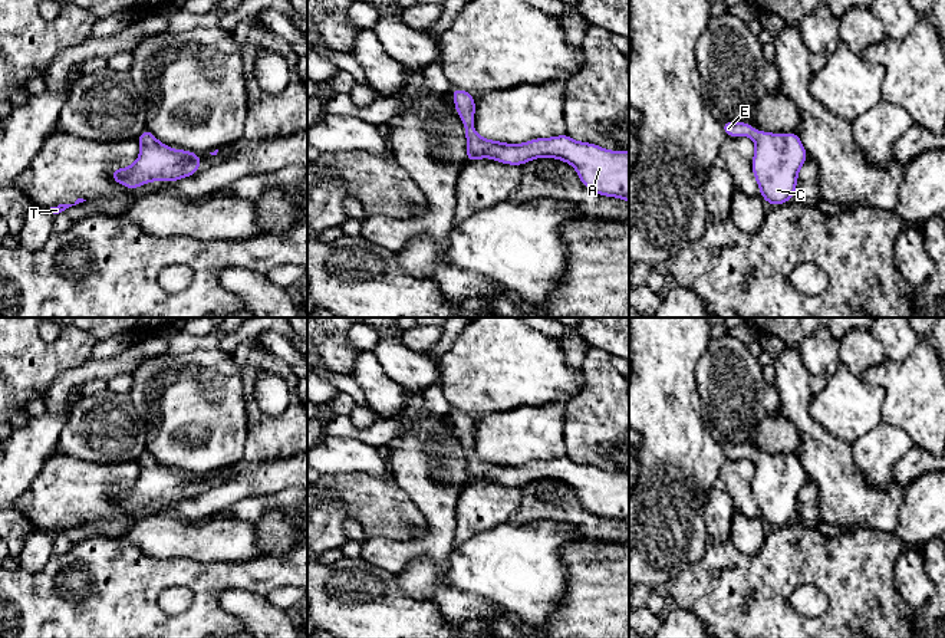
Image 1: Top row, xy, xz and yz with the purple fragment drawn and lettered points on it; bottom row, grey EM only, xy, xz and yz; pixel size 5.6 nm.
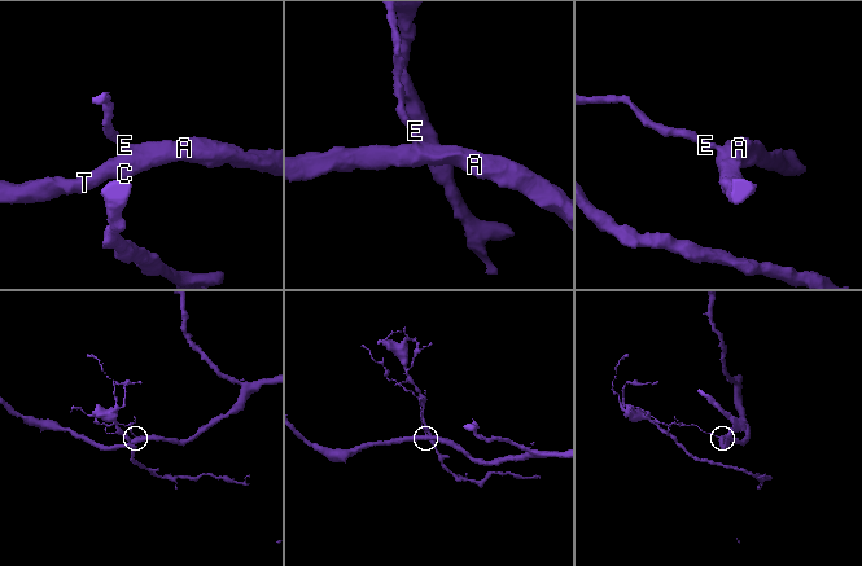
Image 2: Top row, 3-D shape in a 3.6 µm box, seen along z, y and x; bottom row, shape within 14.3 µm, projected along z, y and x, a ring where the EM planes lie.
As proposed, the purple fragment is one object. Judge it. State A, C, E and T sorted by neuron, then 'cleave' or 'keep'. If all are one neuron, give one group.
A C E T | keep

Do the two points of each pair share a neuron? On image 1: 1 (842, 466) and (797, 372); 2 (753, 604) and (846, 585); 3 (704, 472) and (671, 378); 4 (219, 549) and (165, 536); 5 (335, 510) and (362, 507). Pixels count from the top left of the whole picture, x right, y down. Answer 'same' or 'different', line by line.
1: same
2: same
3: same
4: same
5: different

